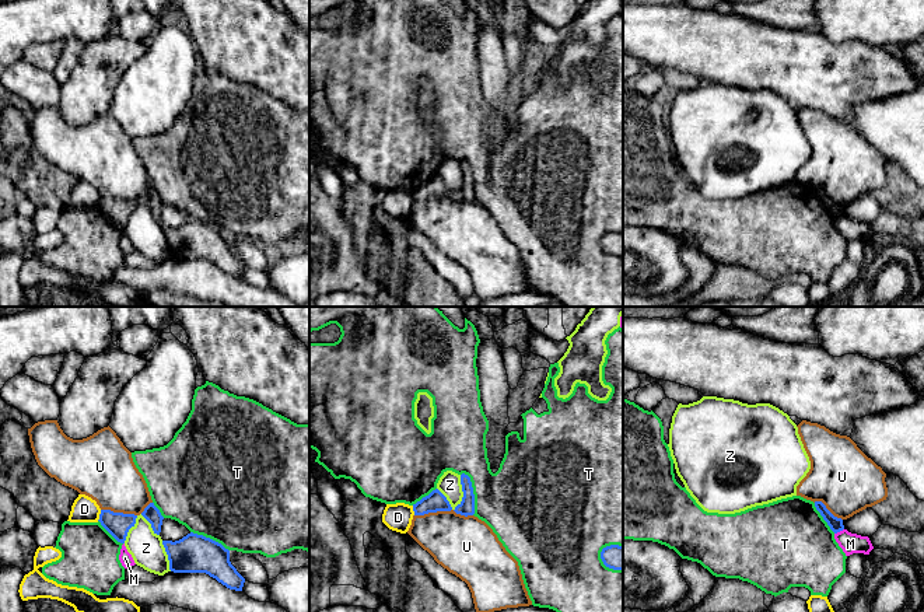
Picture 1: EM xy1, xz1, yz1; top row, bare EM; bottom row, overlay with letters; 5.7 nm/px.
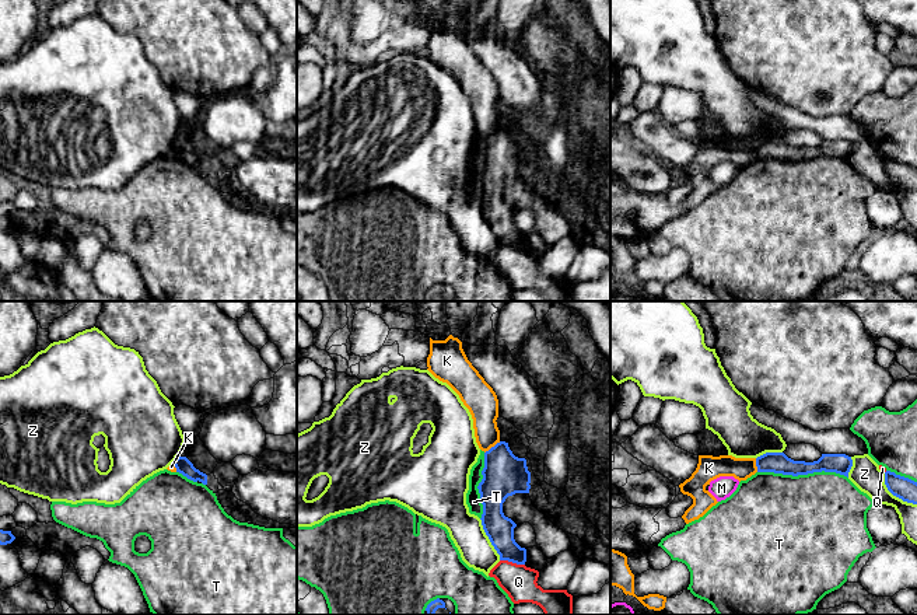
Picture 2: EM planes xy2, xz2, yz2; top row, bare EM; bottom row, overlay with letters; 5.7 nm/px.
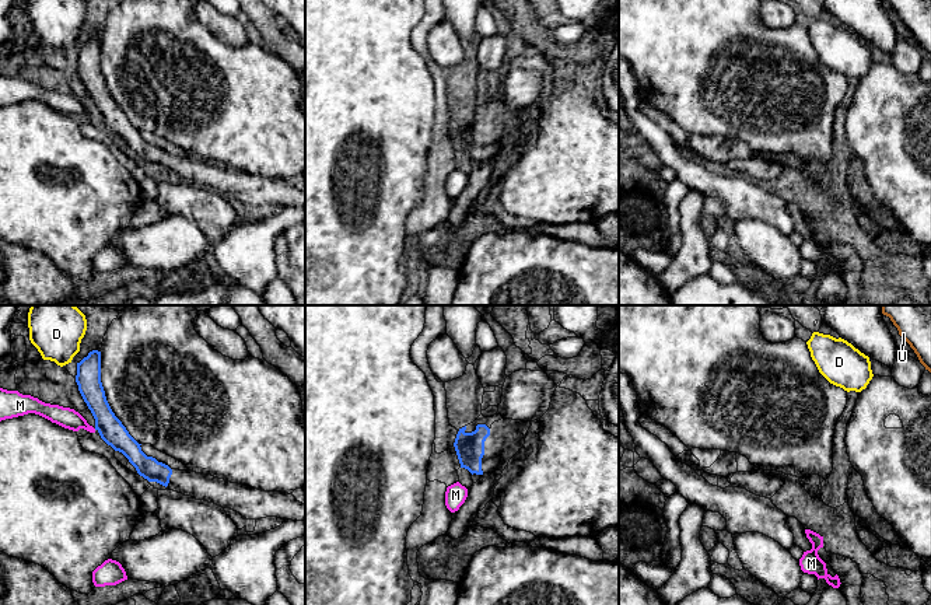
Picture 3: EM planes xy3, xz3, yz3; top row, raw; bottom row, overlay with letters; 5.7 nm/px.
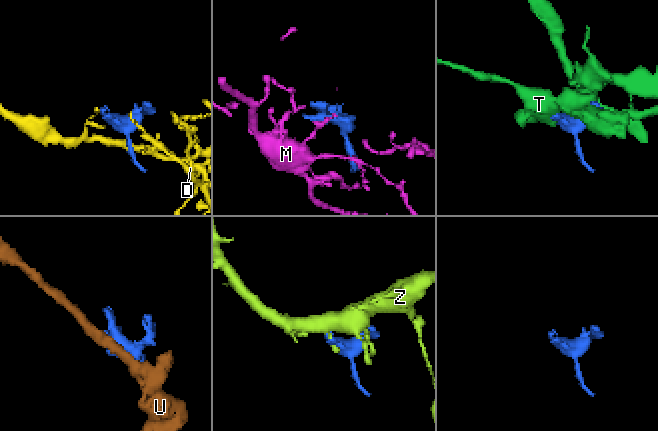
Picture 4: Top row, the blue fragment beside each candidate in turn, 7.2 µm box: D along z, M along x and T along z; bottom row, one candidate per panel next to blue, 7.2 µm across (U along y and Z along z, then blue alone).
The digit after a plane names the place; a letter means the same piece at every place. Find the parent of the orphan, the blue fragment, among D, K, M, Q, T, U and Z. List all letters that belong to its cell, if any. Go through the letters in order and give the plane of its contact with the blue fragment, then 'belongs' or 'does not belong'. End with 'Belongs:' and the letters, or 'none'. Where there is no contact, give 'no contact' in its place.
D: meets blue in xy1; does not belong
K: meets blue in xz2; does not belong
M: meets blue in yz1; does not belong
Q: meets blue in xz2; does not belong
T: meets blue in yz2; does not belong
U: meets blue in xz1; does not belong
Z: meets blue in xz1; does not belong
Belongs: none

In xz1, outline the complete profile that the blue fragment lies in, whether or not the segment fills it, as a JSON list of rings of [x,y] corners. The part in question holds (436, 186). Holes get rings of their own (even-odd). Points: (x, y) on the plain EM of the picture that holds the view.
[[[438,175],[433,176],[428,182],[413,190],[414,202],[451,196],[452,193],[449,188]]]

